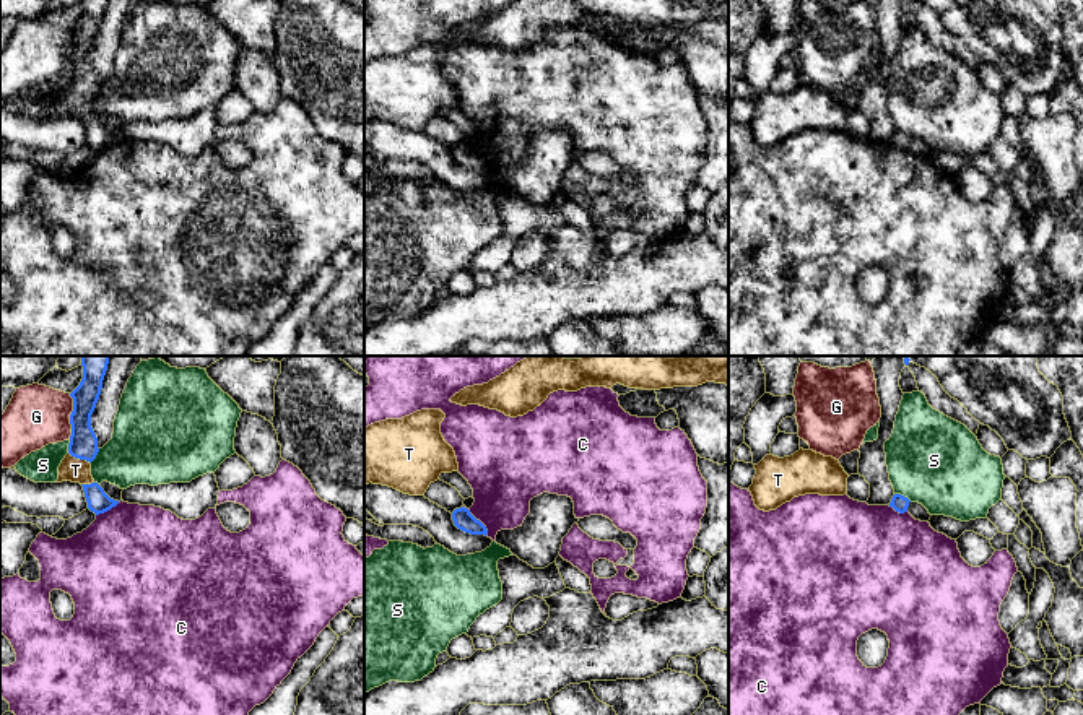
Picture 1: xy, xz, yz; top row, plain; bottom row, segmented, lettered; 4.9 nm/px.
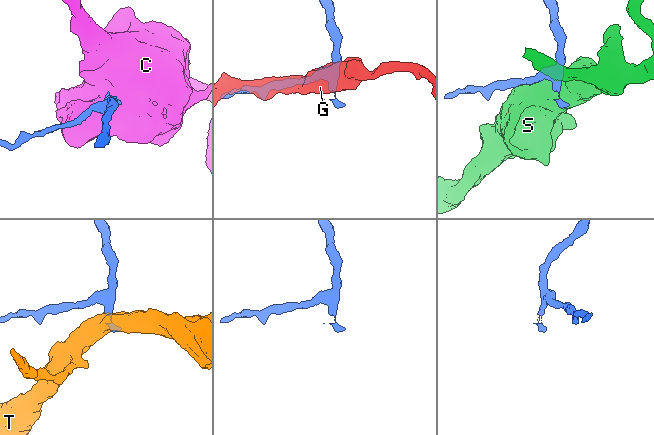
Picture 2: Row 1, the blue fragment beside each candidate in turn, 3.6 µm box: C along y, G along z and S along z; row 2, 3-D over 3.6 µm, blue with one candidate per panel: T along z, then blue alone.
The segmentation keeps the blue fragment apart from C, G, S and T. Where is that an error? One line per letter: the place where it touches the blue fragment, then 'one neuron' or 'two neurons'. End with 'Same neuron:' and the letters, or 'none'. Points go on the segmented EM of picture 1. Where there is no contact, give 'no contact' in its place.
C: meets blue in xz at (478, 520); two neurons
G: meets blue in xy at (70, 416); two neurons
S: meets blue in yz at (903, 496); two neurons
T: meets blue in xy at (80, 459); one neuron
Same neuron: T

